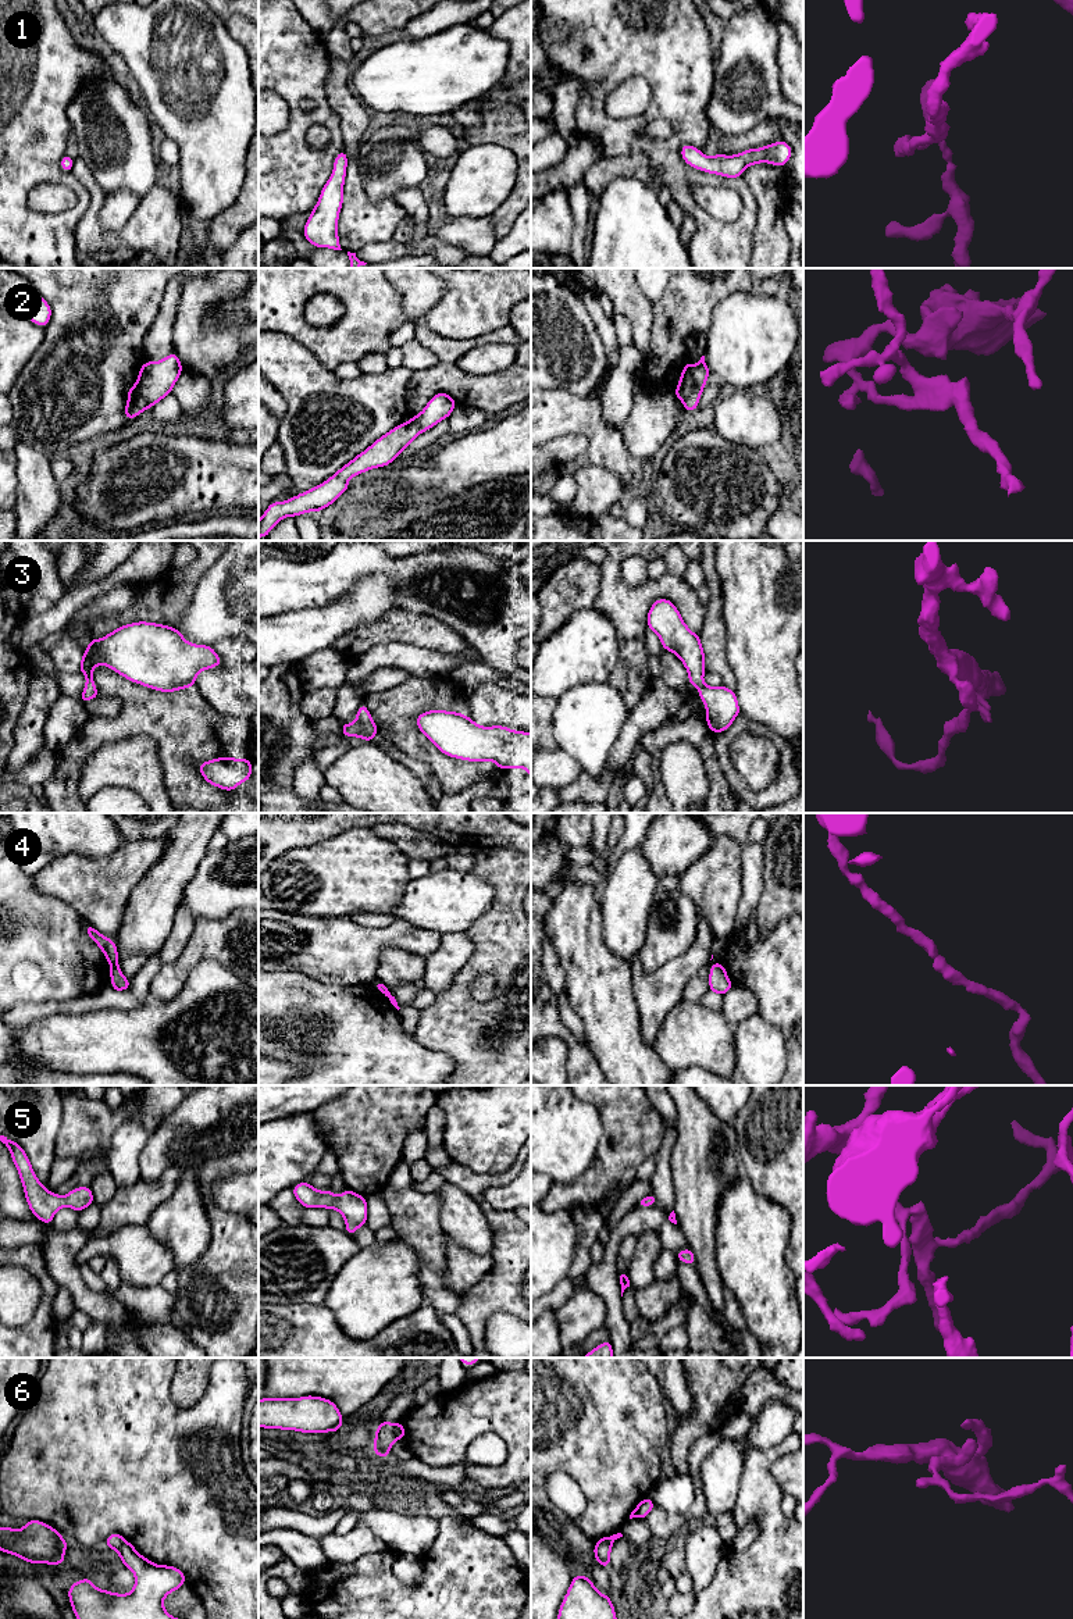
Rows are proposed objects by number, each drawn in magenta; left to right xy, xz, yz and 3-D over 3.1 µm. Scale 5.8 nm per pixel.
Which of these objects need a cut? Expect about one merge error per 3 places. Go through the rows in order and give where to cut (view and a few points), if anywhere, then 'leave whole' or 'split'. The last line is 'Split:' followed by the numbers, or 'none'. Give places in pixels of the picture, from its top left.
1: no cut | leave whole
2: yz (694, 366), (694, 389), (683, 402) | split
3: no cut | leave whole
4: xy (117, 963), (111, 969) | split
5: no cut | leave whole
6: xz (396, 1423), (395, 1437) | split
Split: 2, 4, 6

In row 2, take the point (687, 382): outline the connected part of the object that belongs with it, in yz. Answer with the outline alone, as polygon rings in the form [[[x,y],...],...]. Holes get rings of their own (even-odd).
[[[685,363],[682,367],[682,374],[680,377],[680,382],[674,391],[674,395],[684,402],[694,391],[695,379],[694,379],[694,365]]]

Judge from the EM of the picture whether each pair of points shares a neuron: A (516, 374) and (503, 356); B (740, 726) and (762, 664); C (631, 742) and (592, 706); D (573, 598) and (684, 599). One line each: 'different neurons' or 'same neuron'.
A: different neurons
B: different neurons
C: different neurons
D: different neurons

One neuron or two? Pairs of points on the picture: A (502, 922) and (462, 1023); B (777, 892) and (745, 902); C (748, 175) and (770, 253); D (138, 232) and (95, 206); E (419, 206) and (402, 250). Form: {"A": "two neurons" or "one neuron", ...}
{"A": "one neuron", "B": "two neurons", "C": "one neuron", "D": "one neuron", "E": "one neuron"}

